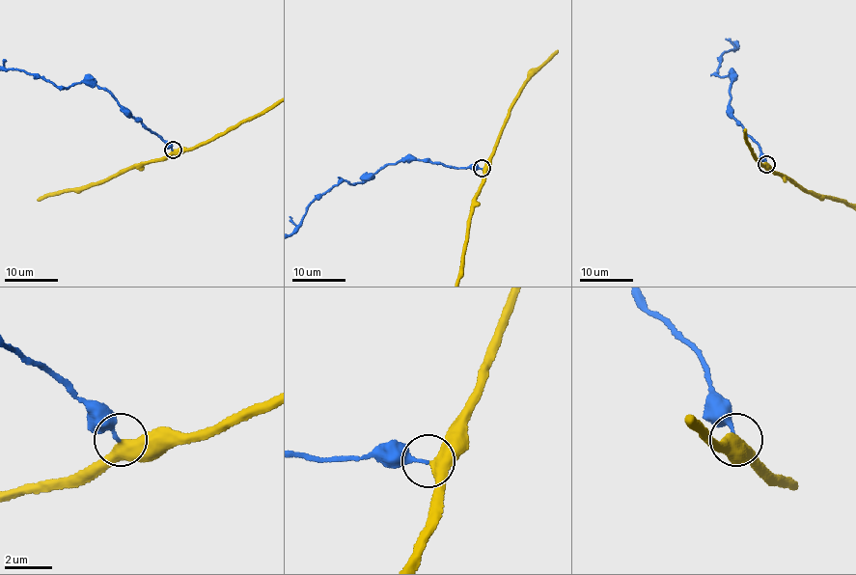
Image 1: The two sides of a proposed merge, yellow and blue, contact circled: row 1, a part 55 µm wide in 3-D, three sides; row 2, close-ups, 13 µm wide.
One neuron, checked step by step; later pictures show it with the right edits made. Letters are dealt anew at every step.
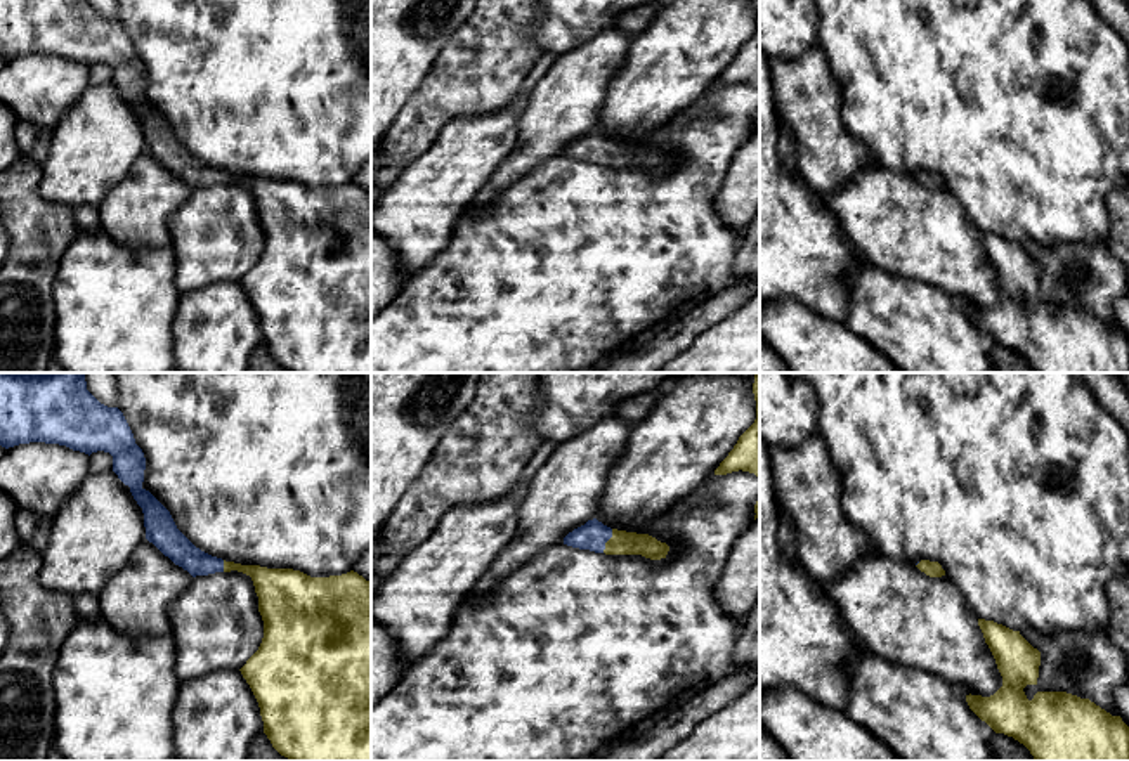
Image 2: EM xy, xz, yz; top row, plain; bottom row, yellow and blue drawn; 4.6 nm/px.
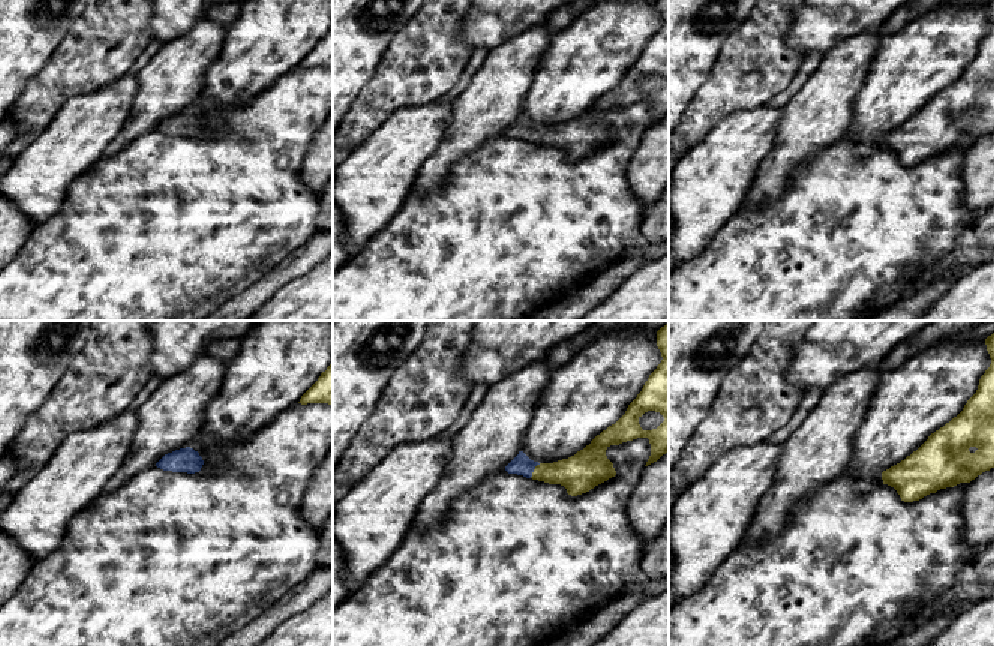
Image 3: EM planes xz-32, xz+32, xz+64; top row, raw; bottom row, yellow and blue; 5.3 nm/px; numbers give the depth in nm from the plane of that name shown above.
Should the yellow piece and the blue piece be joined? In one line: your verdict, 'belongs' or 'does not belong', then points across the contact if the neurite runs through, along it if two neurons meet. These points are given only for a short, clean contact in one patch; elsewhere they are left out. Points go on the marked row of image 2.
belongs; runs through xz (621, 543), (607, 541), (593, 534)

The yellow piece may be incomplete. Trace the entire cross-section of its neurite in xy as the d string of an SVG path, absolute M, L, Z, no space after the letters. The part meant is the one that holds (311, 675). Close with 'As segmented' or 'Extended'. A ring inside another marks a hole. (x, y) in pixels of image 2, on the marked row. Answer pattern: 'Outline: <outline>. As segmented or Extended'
Outline: M0 373L0 446L9 449L19 444L45 442L66 446L73 451L92 454L97 451L109 452L113 456L113 472L118 478L130 487L130 492L144 513L146 539L153 543L165 556L168 556L175 565L187 570L193 577L208 576L215 572L238 570L251 577L255 593L258 596L258 612L264 621L264 638L258 650L246 660L239 669L246 683L250 685L264 721L264 733L271 740L272 747L290 761L371 761L371 582L366 581L357 572L350 570L342 576L330 577L310 577L300 570L293 569L267 569L260 565L241 565L234 562L225 562L222 558L212 556L199 548L196 548L175 525L170 511L142 487L146 458L142 449L135 444L134 433L118 407L108 407L101 404L88 390L85 381L85 373Z. Extended

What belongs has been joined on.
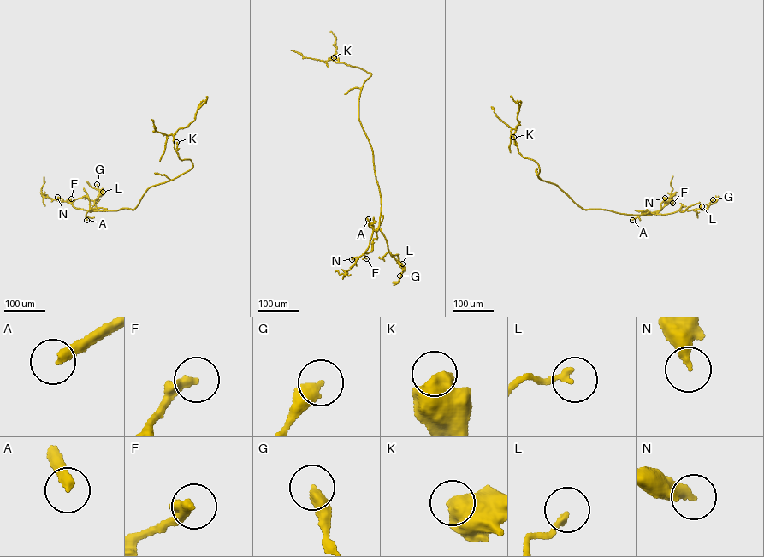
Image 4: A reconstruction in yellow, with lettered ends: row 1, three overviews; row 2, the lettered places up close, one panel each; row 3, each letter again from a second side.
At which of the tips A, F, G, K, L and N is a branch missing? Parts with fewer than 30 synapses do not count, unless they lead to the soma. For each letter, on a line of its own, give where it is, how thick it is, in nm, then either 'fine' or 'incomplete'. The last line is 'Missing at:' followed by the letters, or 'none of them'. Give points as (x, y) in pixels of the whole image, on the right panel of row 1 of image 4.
A: at (632, 220); 300 nm thick; incomplete
F: at (672, 203); 300 nm thick; fine
G: at (713, 199); 440 nm thick; fine
K: at (513, 137); 650 nm thick; fine
L: at (701, 206); 200 nm thick; fine
N: at (665, 198); 360 nm thick; fine
Missing at: A

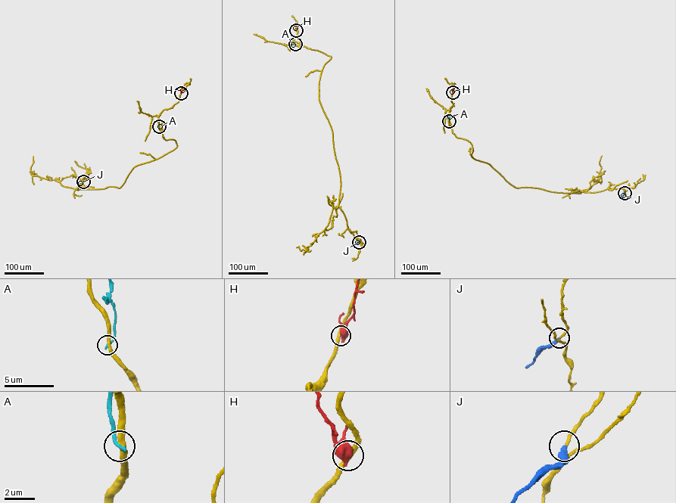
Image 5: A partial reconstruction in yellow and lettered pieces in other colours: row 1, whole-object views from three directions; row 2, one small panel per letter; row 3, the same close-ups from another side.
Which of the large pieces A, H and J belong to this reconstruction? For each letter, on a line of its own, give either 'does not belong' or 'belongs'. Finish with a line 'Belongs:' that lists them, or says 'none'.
A: does not belong
H: does not belong
J: belongs
Belongs: J

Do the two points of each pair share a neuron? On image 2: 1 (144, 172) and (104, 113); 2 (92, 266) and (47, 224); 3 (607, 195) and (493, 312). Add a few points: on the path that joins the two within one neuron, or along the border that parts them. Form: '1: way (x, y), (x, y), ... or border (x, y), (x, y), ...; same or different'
1: border (146, 151), (110, 189); different
2: border (78, 231), (61, 259), (54, 281); different
3: way (581, 224), (522, 283); same

